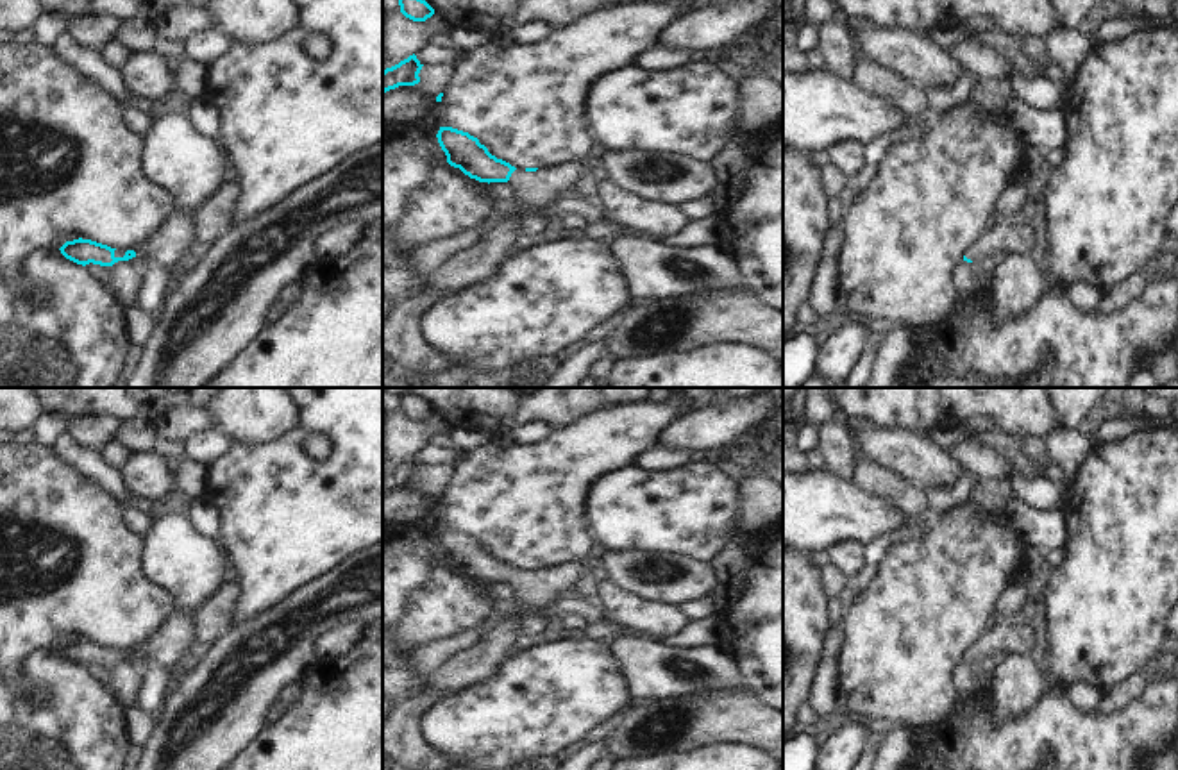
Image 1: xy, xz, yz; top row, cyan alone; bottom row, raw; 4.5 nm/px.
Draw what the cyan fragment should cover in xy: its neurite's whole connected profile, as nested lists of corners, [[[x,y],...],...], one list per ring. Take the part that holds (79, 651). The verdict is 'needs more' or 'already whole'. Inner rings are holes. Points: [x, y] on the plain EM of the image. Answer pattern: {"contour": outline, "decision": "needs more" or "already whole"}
{"contour": [[[173,607],[163,625],[134,649],[116,650],[107,645],[79,638],[66,641],[59,650],[66,659],[82,666],[89,663],[113,666],[118,661],[141,659],[150,666],[161,665],[170,668],[193,640],[197,640],[195,613]]], "decision": "needs more"}

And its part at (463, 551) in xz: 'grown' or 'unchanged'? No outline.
grown

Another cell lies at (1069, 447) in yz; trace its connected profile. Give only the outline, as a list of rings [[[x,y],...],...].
[[[1060,422],[1049,432],[1049,459],[1058,463],[1065,475],[1076,477],[1078,468],[1089,457],[1092,448],[1098,445],[1094,434],[1085,434],[1078,429],[1069,429],[1064,422]]]

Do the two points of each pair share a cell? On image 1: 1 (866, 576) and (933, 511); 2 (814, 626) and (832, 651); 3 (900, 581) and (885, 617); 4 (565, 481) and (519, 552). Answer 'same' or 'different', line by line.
1: same
2: different
3: same
4: same

